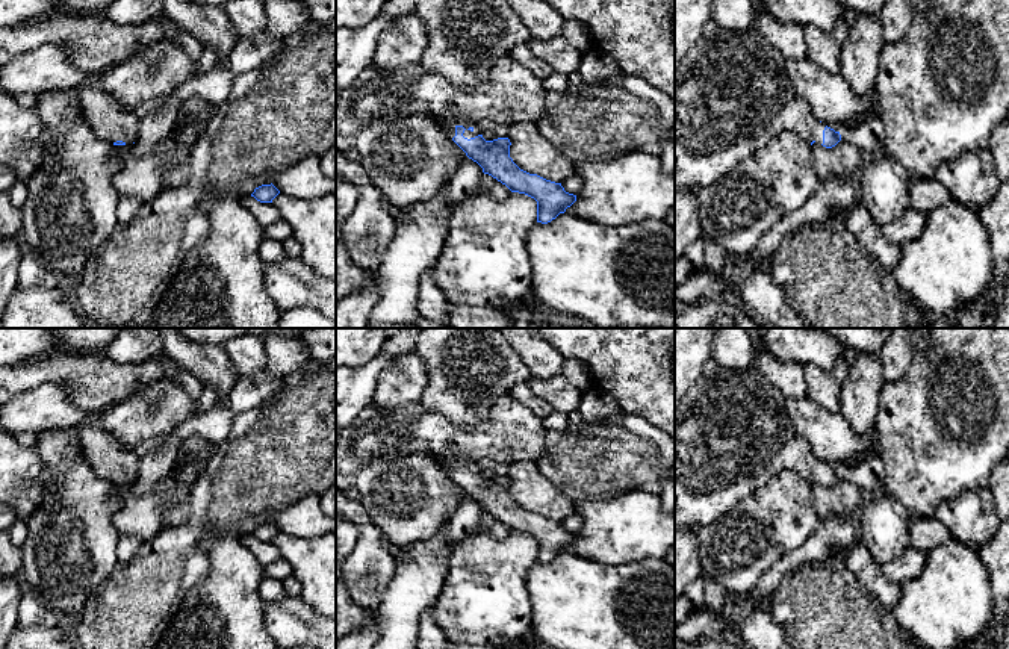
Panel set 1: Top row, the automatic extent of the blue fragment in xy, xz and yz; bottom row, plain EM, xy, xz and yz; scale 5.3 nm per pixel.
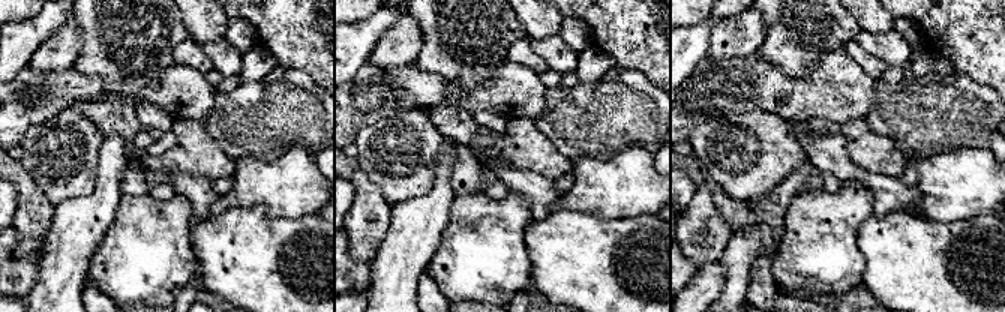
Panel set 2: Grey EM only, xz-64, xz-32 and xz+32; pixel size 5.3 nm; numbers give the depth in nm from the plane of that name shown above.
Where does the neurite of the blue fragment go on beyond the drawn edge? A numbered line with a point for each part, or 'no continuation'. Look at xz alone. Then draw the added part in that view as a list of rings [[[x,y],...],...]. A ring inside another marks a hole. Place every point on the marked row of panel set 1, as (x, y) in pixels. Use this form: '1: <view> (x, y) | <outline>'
1: xz (448, 123) | [[[436,116],[437,121],[442,124],[446,135],[452,139],[455,136],[455,127],[463,126],[466,130],[463,133],[464,138],[470,139],[478,135],[483,135],[475,123],[470,123],[467,118],[451,118],[451,116]]]

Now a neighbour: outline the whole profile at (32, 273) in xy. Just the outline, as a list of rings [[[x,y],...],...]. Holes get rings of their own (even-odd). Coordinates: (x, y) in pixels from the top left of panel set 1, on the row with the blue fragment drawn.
[[[26,253],[18,265],[18,286],[53,289],[57,286],[57,275],[38,259]]]

